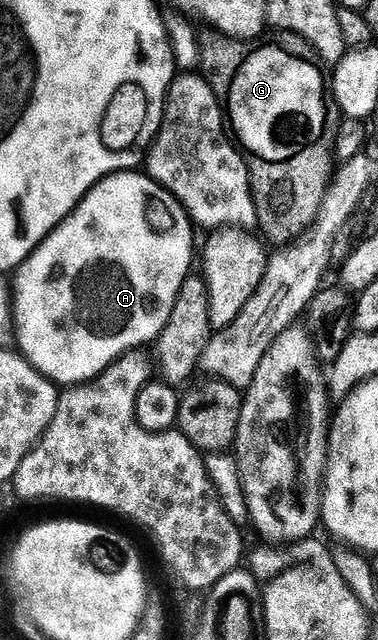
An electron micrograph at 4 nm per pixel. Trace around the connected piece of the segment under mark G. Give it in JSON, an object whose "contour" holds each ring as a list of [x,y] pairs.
{"contour":[[[277,45],[249,50],[245,63],[233,79],[226,102],[227,122],[245,152],[256,151],[266,159],[284,159],[289,155],[288,149],[274,140],[276,120],[302,111],[300,99],[316,99],[320,95],[318,86],[302,85],[299,63],[298,57],[284,53]]]}

